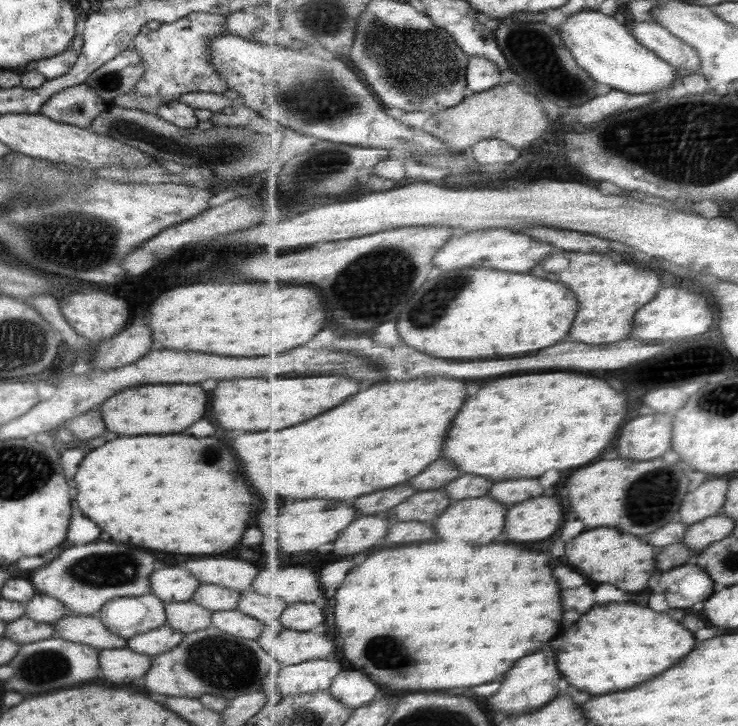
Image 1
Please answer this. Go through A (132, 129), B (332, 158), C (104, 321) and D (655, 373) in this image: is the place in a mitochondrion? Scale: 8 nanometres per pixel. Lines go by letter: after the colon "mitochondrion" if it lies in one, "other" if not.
A: mitochondrion
B: mitochondrion
C: other
D: other

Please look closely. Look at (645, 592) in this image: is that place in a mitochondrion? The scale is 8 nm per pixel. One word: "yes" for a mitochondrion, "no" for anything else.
no

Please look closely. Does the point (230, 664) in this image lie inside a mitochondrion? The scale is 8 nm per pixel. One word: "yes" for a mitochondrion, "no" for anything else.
yes

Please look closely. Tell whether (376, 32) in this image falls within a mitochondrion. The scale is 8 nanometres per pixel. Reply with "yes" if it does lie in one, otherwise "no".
yes

